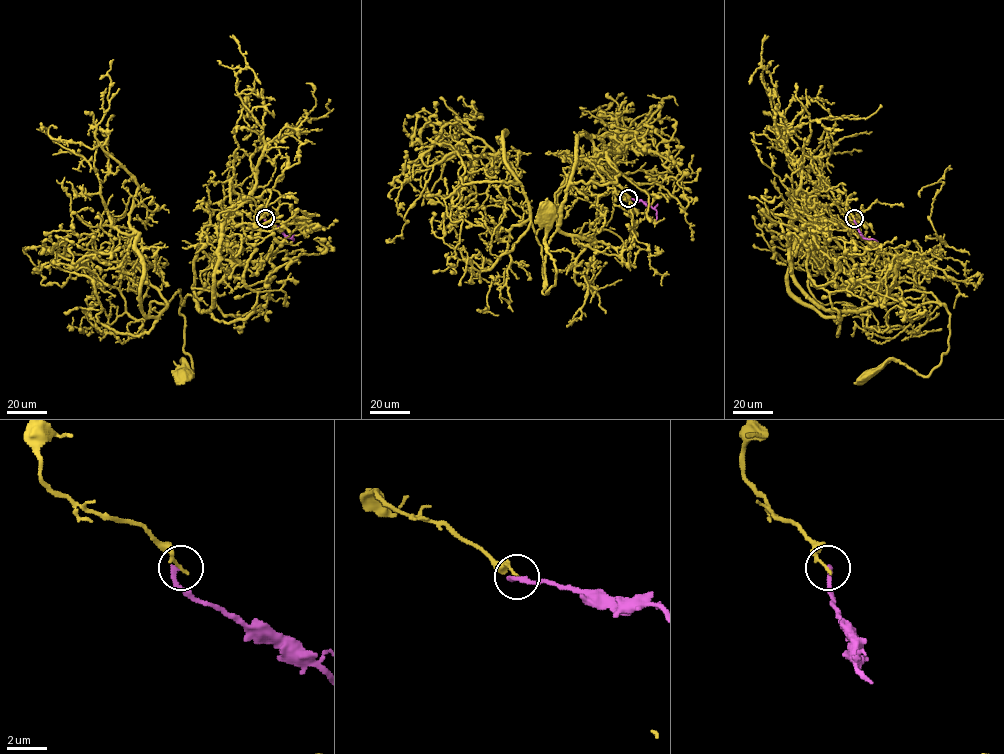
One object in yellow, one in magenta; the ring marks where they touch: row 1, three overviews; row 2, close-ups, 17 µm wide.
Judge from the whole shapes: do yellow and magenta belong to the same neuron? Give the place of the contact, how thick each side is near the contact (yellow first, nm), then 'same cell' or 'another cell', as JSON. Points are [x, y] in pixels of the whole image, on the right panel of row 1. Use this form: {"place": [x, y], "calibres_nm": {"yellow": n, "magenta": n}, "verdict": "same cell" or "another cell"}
{"place": [854, 218], "calibres_nm": {"yellow": 170, "magenta": 220}, "verdict": "another cell"}

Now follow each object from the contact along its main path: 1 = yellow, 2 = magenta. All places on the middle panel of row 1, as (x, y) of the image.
1: (628, 198), (574, 188), (569, 167), (545, 256), (548, 294), (556, 266), (545, 212)
2: (628, 198), (640, 200), (653, 208), (656, 211), (655, 221)

